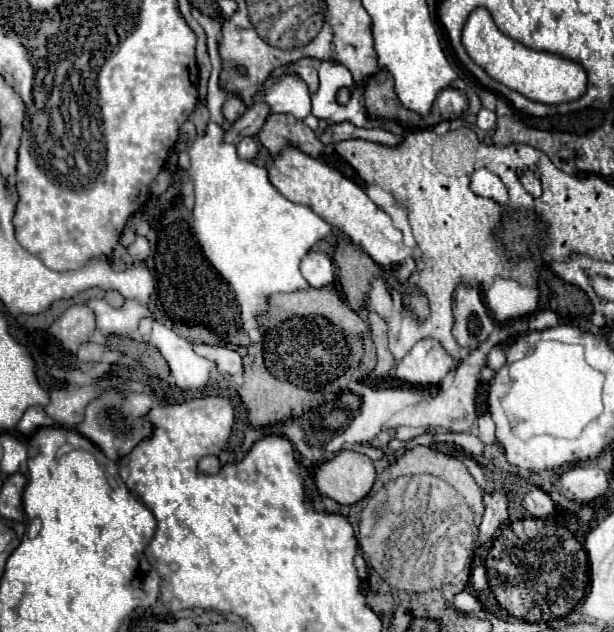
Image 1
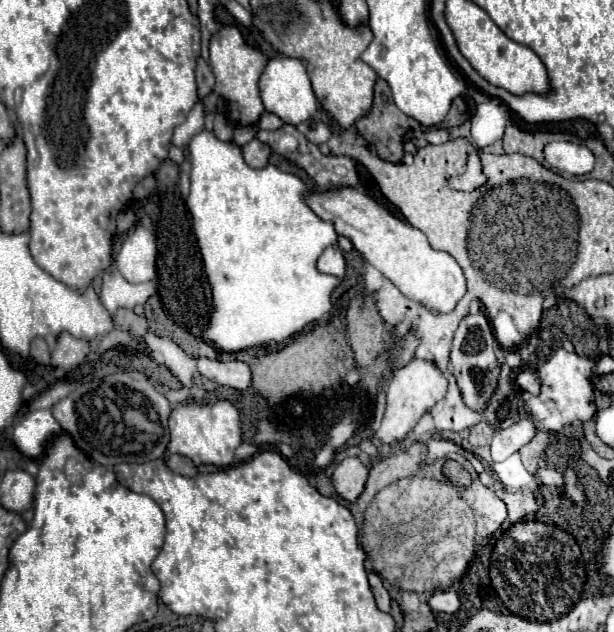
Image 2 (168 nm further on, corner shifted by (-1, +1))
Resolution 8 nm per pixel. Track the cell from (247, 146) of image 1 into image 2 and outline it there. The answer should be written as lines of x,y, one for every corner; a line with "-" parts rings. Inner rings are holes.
250,140
248,144
242,146
242,156
244,156
244,162
252,168
264,168
268,164
268,156
270,156
270,146
260,142
260,140

